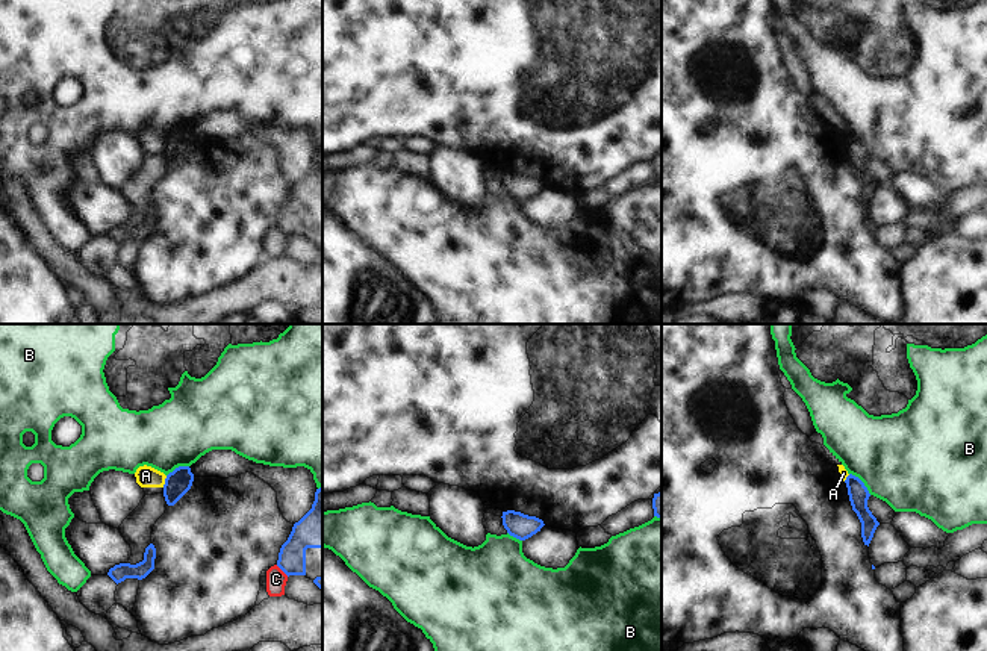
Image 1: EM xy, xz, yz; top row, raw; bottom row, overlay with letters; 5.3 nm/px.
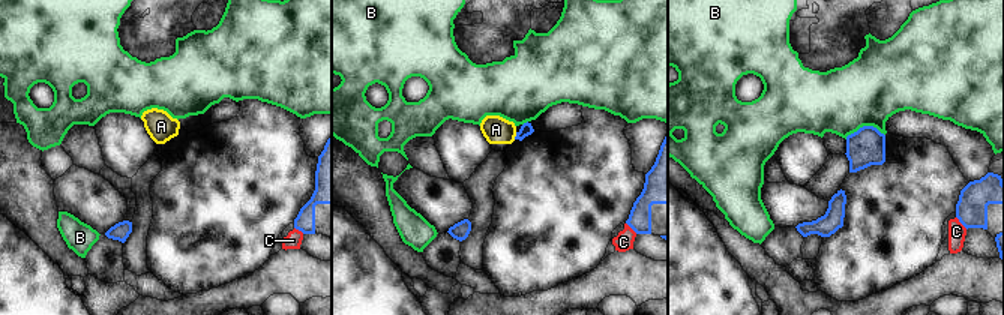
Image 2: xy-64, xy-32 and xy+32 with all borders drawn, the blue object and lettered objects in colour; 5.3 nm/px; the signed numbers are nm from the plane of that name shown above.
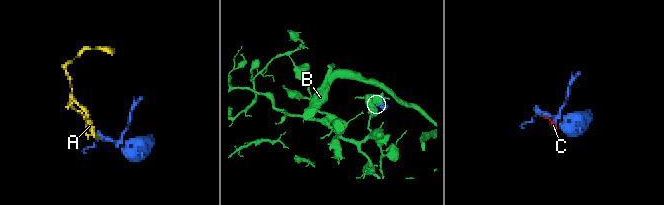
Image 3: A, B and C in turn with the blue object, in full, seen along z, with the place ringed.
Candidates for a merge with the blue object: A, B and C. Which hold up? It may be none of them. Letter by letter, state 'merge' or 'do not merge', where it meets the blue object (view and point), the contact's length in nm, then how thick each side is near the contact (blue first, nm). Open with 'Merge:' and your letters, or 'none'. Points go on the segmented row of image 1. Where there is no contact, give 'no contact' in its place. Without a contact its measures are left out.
Merge: none
A: do not merge; contact xy (165, 482); length 70 nm; calibres 140 and 110 nm
B: do not merge; contact yz (862, 482); length 170 nm; calibres 110 and 480 nm
C: do not merge; contact xy (282, 570); length 90 nm; calibres 170 and 110 nm

